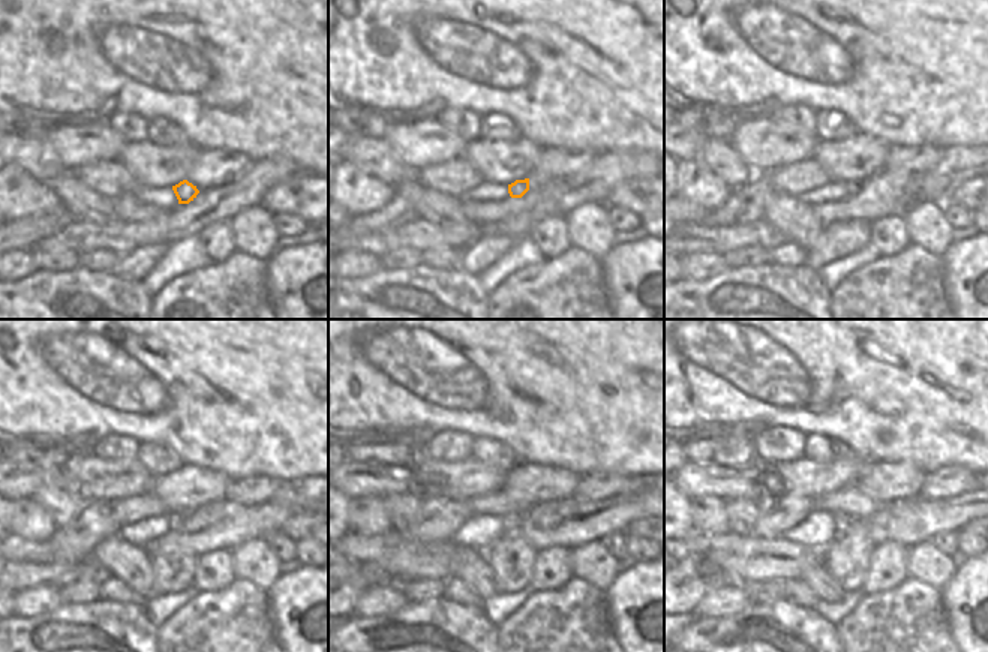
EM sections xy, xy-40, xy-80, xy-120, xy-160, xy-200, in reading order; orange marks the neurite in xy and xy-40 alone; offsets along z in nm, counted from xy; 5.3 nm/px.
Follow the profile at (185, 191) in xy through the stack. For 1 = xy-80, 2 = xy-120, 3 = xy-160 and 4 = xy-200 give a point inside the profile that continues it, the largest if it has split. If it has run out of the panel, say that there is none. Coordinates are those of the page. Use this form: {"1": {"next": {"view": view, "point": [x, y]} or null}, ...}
{"1": {"next": {"view": "xy-80", "point": [853, 186]}}, "2": {"next": {"view": "xy-120", "point": [176, 519]}}, "3": {"next": {"view": "xy-160", "point": [510, 523]}}, "4": {"next": {"view": "xy-200", "point": [843, 522]}}}

